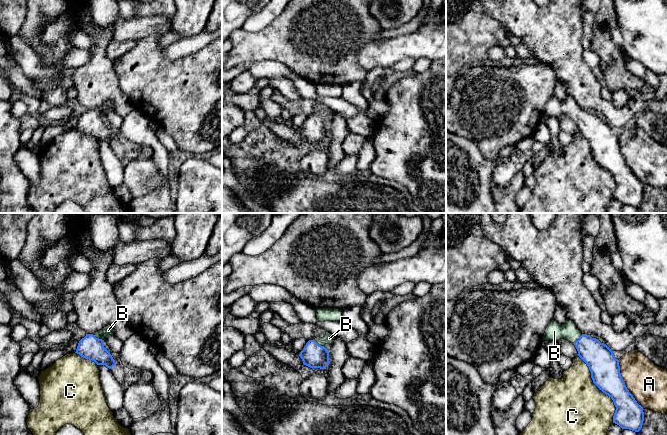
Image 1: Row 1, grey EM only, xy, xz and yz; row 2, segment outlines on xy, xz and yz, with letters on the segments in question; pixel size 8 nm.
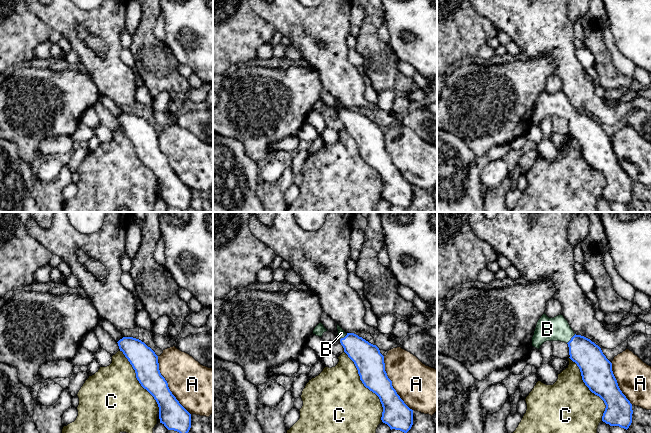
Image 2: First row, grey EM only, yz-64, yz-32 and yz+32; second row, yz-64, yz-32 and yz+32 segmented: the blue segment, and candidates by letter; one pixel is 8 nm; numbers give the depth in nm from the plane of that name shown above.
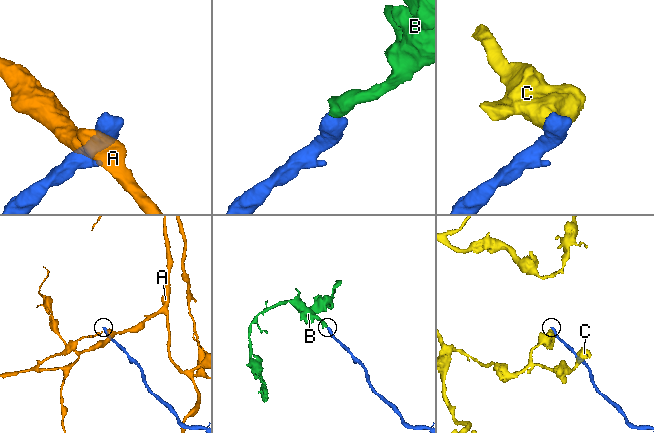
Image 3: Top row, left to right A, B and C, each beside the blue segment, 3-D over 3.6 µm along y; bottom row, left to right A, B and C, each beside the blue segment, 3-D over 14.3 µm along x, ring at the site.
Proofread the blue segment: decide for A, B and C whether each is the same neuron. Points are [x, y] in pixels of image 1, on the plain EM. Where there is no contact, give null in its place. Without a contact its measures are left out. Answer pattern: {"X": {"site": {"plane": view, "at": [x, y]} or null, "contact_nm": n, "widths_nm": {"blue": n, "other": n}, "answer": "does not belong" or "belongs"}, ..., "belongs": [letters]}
{"A": {"site": {"plane": "yz", "at": [625, 161]}, "contact_nm": 440, "widths_nm": {"blue": 240, "other": 320}, "answer": "does not belong"}, "B": {"site": {"plane": "xy", "at": [98, 114]}, "contact_nm": 110, "widths_nm": {"blue": 190, "other": 80}, "answer": "belongs"}, "C": {"site": {"plane": "yz", "at": [600, 165]}, "contact_nm": 600, "widths_nm": {"blue": 240, "other": 500}, "answer": "does not belong"}, "belongs": ["B"]}

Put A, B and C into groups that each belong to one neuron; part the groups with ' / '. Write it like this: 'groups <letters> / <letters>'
groups A / B / C

